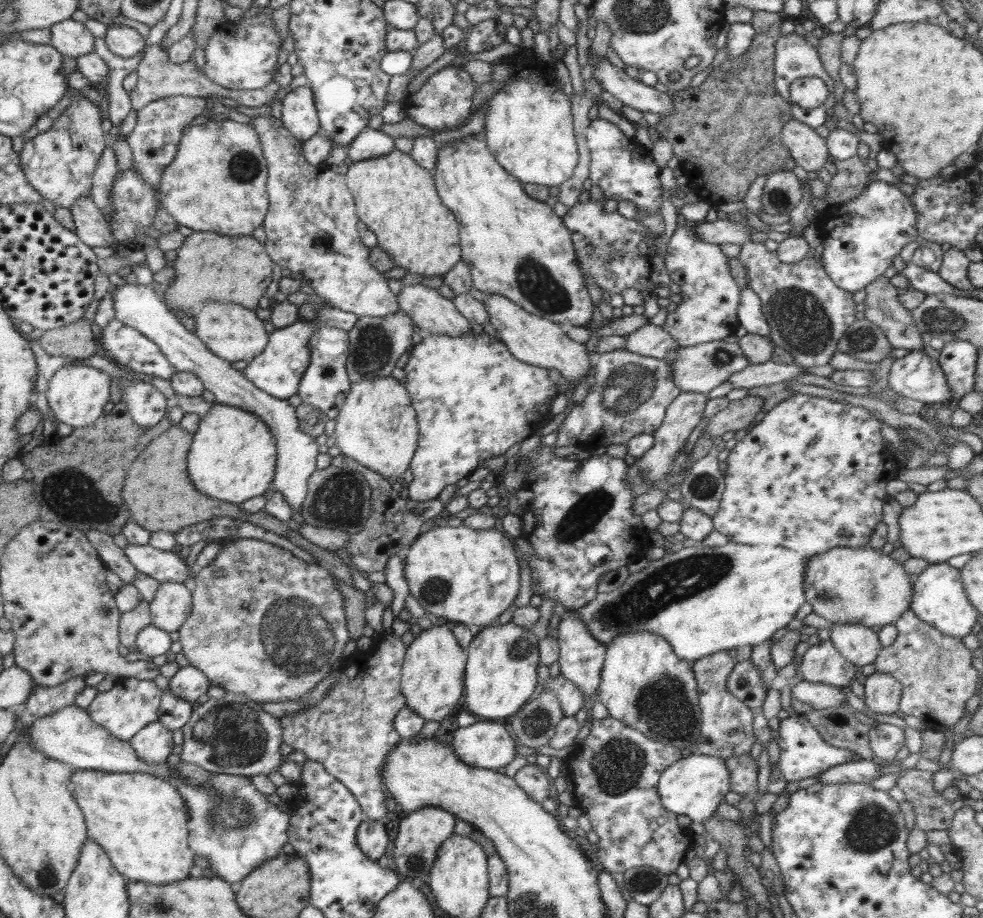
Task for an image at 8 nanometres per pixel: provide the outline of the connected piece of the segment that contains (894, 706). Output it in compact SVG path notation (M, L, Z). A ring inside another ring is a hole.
M876 671L862 680L865 705L871 713L900 715L902 686L891 674Z

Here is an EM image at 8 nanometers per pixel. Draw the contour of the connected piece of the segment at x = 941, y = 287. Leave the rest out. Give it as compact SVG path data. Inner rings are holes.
M907 262L906 267L900 273L909 281L909 288L918 290L927 296L938 293L965 296L960 290L956 290L954 286L946 284L937 273L928 272L928 270L924 270L924 268L912 262Z

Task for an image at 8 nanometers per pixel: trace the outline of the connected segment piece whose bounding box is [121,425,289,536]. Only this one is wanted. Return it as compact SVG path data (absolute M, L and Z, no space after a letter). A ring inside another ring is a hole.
M179 425L171 426L161 436L152 440L131 462L121 490L121 497L131 514L130 520L143 526L148 532L161 530L174 535L181 528L186 528L192 524L227 516L286 536L289 531L287 522L273 517L272 514L263 509L254 514L248 514L239 508L239 504L208 498L208 496L194 490L186 466L192 441L192 432L182 429ZM176 506L182 506L182 508L176 508Z

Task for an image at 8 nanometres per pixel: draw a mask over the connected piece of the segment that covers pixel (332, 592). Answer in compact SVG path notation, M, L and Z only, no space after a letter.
M241 538L224 542L219 555L208 566L198 568L196 576L192 578L191 595L192 608L186 622L177 630L178 642L182 645L181 653L188 659L189 665L201 670L208 677L210 685L224 688L226 692L243 694L256 705L264 703L280 703L290 700L302 699L310 694L320 681L328 676L344 657L344 646L348 642L343 594L337 589L331 571L321 567L318 563L308 563L298 558L294 553L281 546L255 538Z

